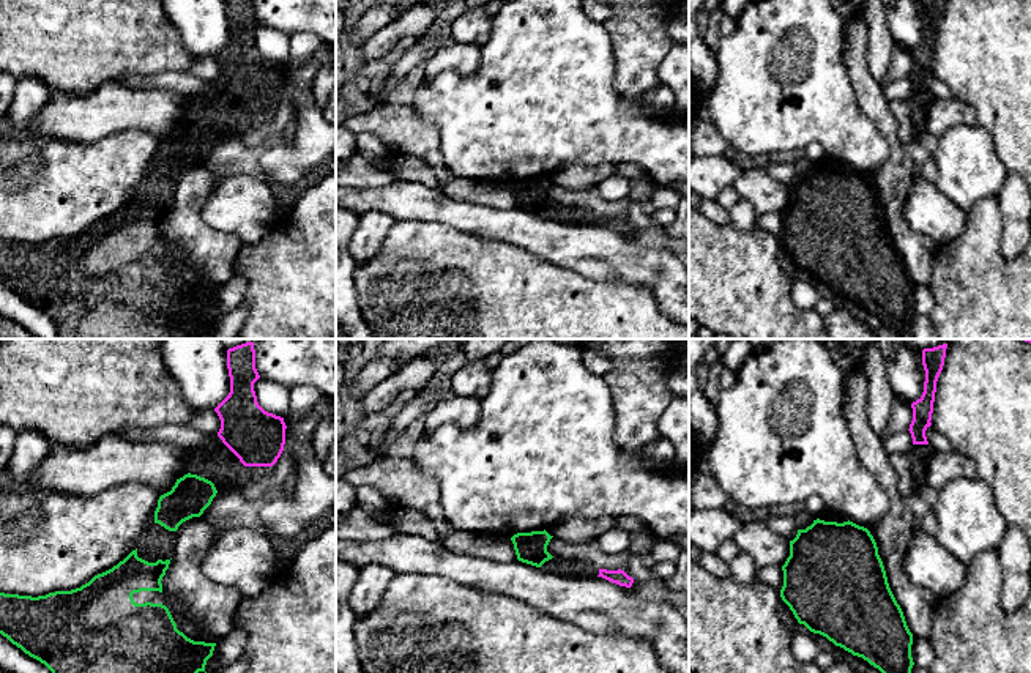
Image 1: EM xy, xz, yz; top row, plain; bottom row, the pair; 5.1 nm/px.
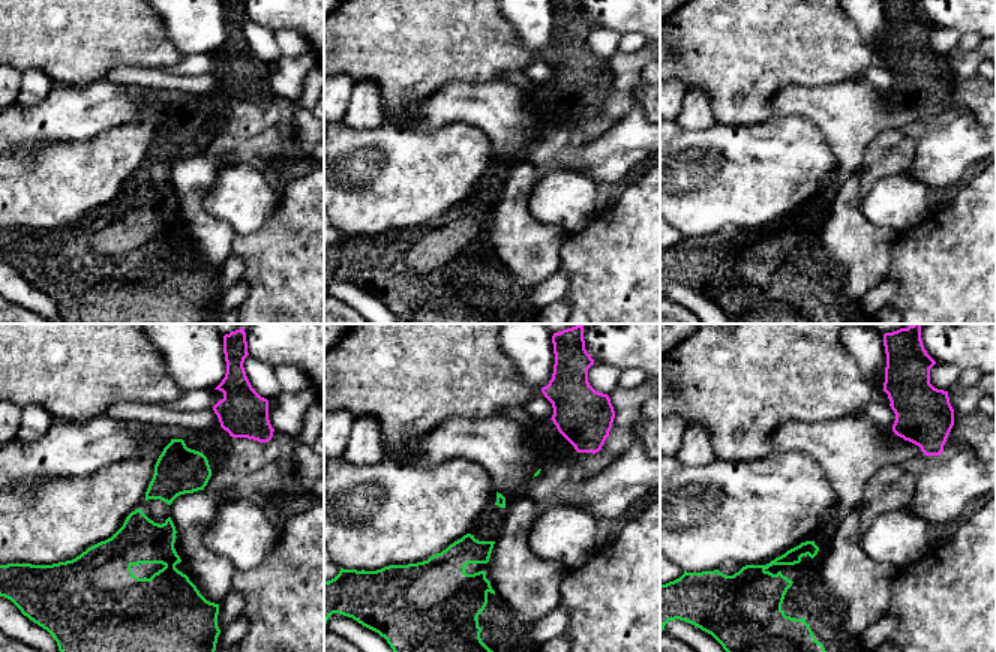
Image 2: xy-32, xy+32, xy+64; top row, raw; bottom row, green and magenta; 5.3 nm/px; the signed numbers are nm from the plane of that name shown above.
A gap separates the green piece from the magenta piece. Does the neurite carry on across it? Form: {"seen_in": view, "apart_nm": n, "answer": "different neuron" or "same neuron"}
{"seen_in": "xy", "apart_nm": 180, "answer": "same neuron"}

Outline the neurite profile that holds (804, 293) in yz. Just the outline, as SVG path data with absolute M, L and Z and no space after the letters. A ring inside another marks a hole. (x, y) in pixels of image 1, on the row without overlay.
M798 277L791 281L791 298L793 303L804 310L815 309L817 303L820 301L820 295L813 282Z

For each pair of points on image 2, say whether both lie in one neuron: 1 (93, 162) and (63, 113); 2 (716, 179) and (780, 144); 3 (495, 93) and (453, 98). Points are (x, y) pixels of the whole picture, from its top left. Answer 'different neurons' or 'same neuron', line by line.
1: different neurons
2: same neuron
3: same neuron

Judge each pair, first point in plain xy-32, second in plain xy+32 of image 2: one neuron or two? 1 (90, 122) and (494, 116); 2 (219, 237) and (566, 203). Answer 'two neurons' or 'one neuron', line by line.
1: one neuron
2: two neurons

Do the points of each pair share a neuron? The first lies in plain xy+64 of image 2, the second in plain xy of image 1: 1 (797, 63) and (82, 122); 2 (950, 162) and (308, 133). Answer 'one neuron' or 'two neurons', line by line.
1: two neurons
2: one neuron

